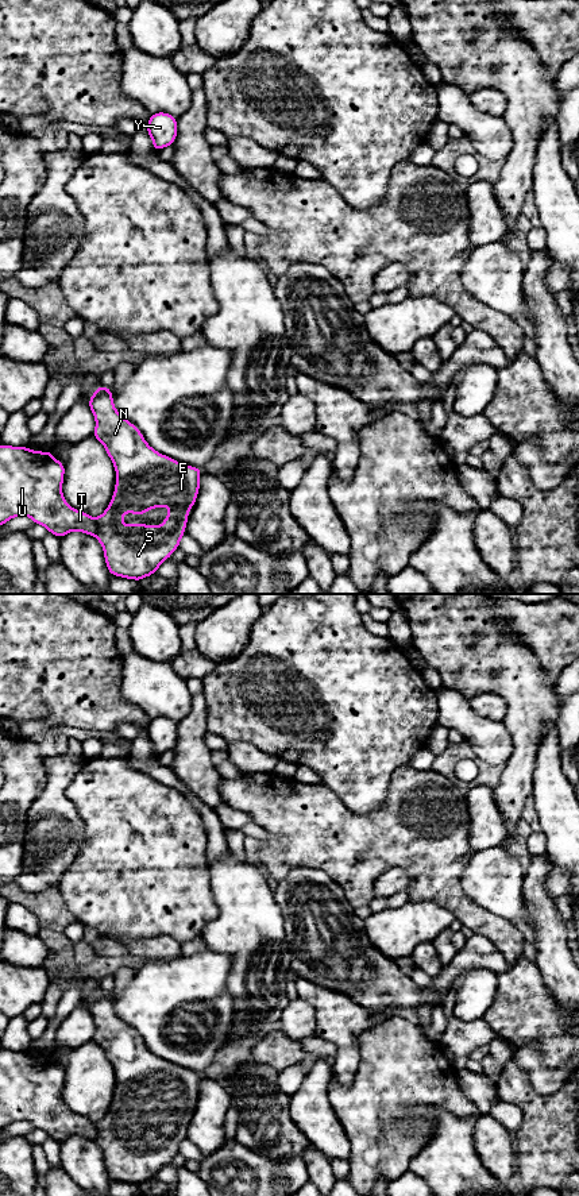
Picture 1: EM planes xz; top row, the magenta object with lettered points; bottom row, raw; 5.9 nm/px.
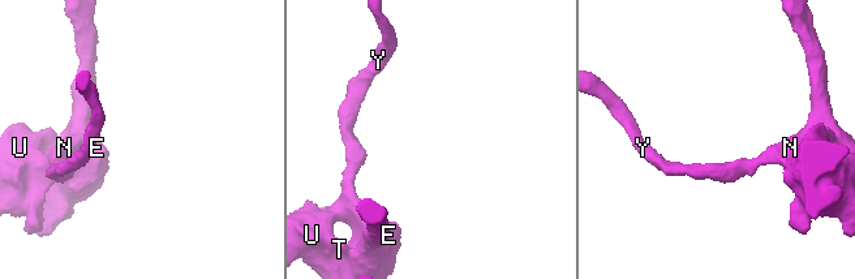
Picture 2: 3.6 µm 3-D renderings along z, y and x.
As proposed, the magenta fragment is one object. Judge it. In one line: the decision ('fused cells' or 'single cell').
single cell

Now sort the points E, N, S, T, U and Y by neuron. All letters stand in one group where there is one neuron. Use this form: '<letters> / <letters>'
E N S T U Y

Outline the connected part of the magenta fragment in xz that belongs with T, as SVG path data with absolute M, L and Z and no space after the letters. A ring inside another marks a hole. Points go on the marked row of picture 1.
M99 386L88 404L96 428L92 436L104 444L116 471L116 485L105 512L97 518L73 509L62 494L65 464L46 452L31 451L28 447L0 445L0 526L13 517L27 516L35 524L47 528L49 533L63 537L80 531L94 536L104 548L104 559L111 575L142 580L155 574L159 566L180 547L188 526L188 514L200 490L201 468L180 463L157 452L144 440L142 432L124 418L113 405L109 387ZM166 506L170 513L162 525L123 524L124 513L138 516Z

